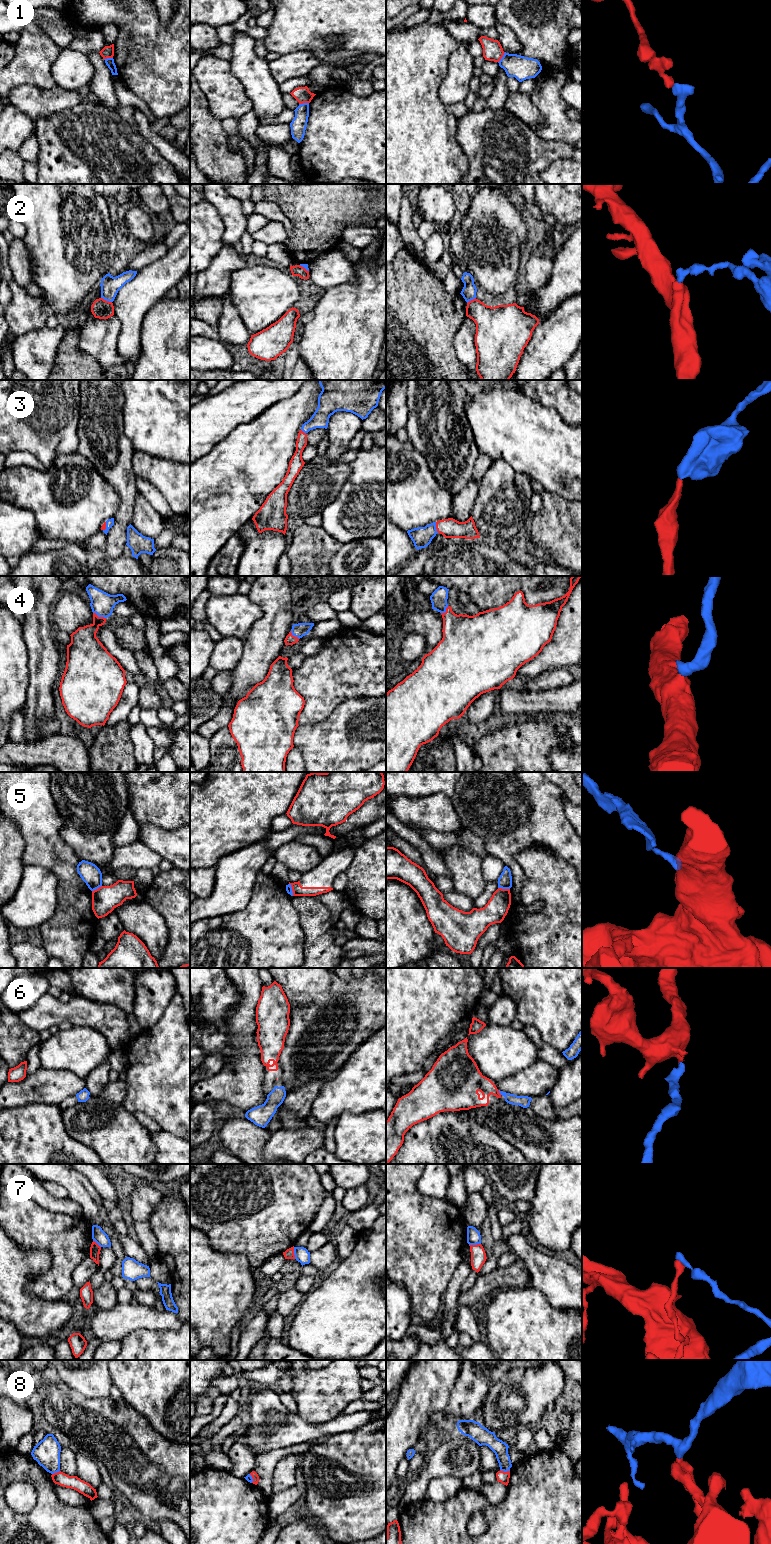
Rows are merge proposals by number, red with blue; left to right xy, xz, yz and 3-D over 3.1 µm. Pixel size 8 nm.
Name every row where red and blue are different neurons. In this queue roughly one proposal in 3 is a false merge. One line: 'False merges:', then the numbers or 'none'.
False merges: 1, 2, 5, 7

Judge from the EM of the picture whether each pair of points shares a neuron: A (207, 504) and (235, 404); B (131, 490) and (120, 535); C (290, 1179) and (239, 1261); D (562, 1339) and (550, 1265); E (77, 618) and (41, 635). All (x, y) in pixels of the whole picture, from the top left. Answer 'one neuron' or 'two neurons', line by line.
A: two neurons
B: one neuron
C: two neurons
D: two neurons
E: two neurons

